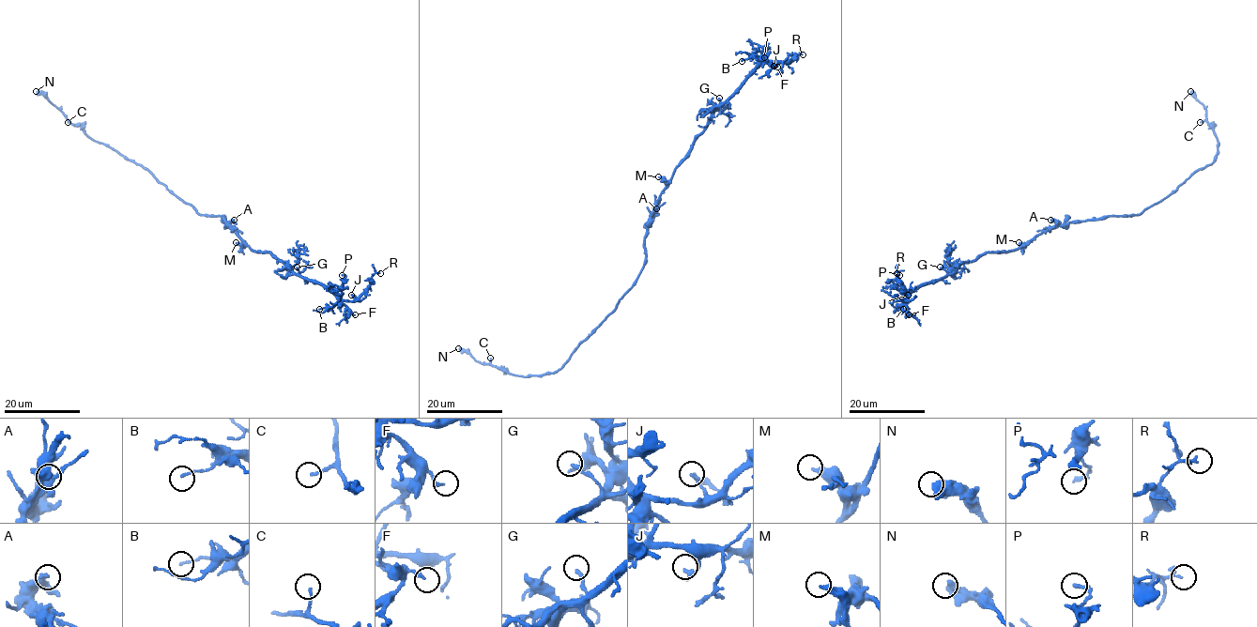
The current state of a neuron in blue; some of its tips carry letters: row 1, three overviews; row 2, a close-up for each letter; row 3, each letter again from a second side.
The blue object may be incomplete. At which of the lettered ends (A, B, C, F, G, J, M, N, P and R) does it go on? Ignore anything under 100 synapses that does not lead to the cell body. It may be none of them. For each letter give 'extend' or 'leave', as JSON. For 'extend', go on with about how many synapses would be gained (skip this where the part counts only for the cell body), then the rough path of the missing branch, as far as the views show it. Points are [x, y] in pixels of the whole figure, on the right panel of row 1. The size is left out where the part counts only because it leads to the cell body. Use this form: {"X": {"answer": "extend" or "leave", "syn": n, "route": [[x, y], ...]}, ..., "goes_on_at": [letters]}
{"A": {"answer": "leave"}, "B": {"answer": "leave"}, "C": {"answer": "leave"}, "F": {"answer": "leave"}, "G": {"answer": "leave"}, "J": {"answer": "leave"}, "M": {"answer": "leave"}, "N": {"answer": "leave"}, "P": {"answer": "leave"}, "R": {"answer": "leave"}, "goes_on_at": []}

